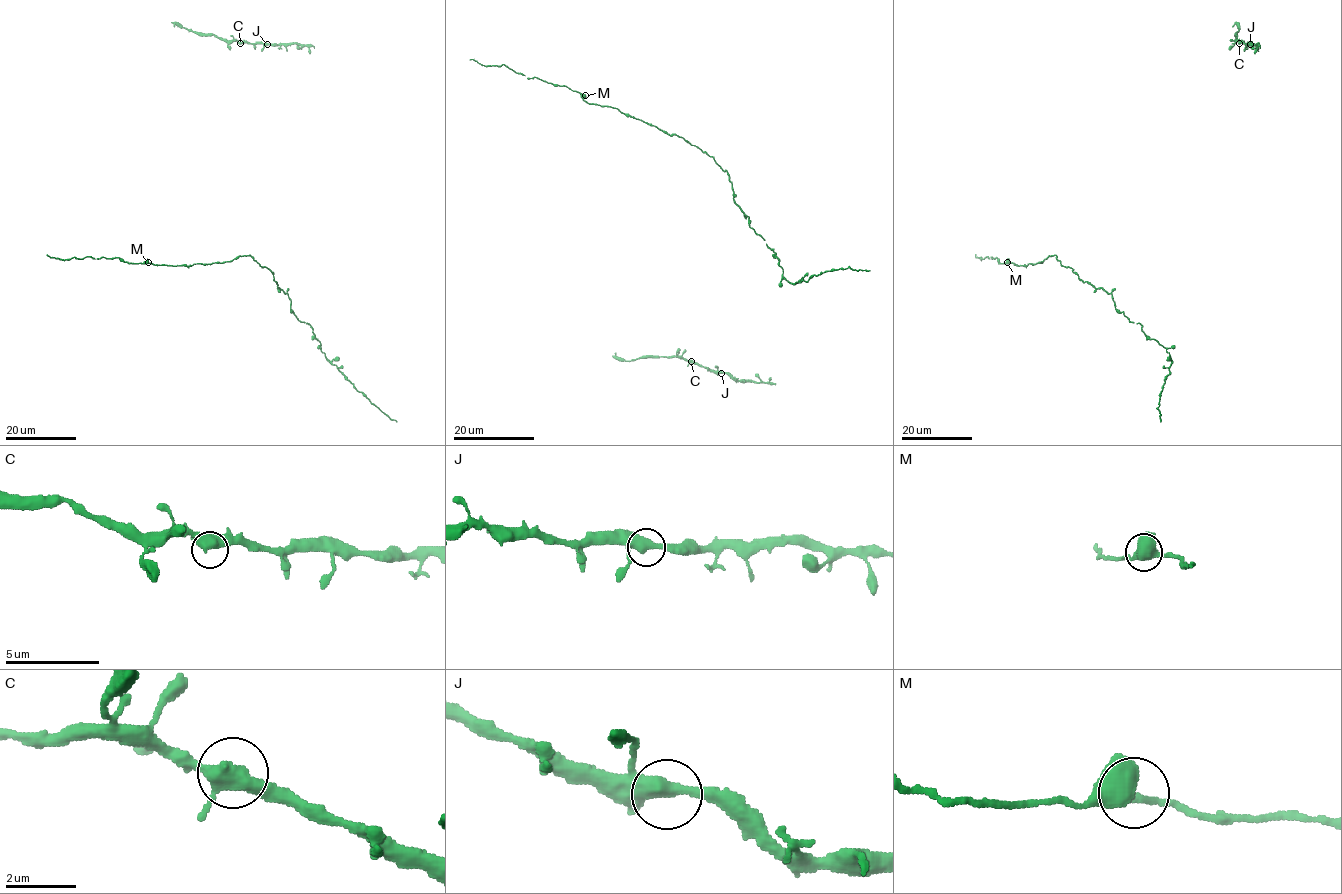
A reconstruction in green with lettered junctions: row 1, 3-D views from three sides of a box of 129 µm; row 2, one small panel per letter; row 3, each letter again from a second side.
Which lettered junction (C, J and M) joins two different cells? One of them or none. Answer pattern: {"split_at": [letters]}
{"split_at": []}

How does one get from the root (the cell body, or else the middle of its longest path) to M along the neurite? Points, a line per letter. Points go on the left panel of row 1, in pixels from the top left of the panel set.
M: (250, 255), (227, 262), (191, 265), (148, 262)

